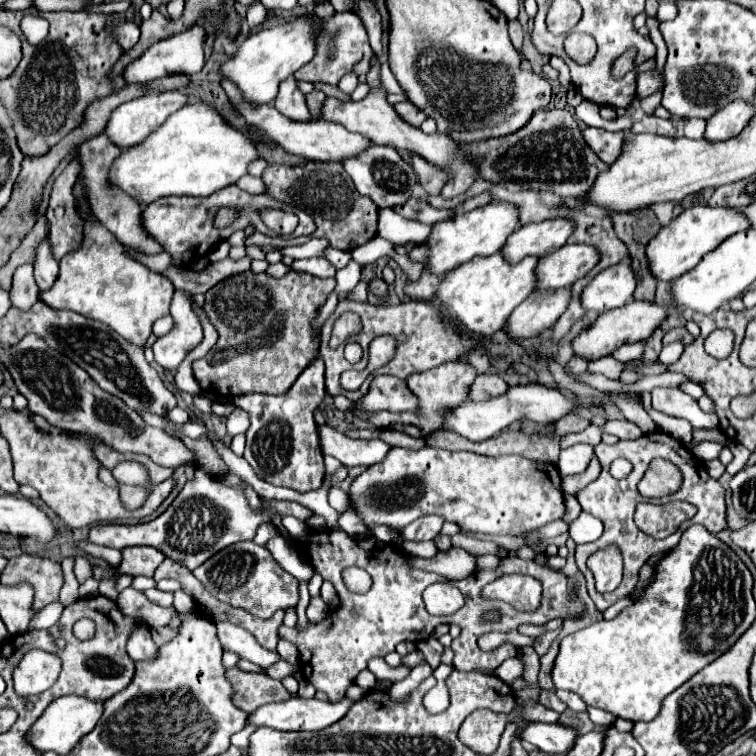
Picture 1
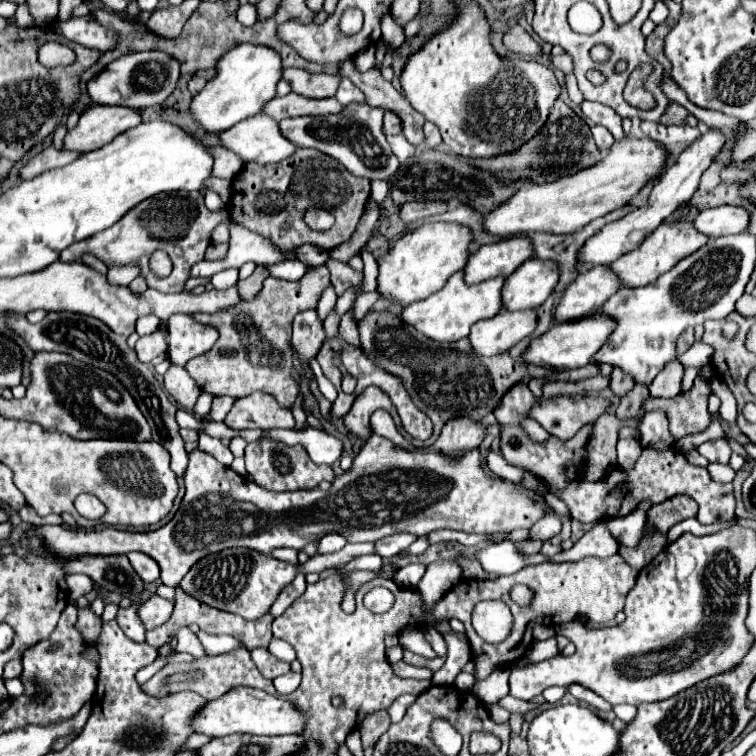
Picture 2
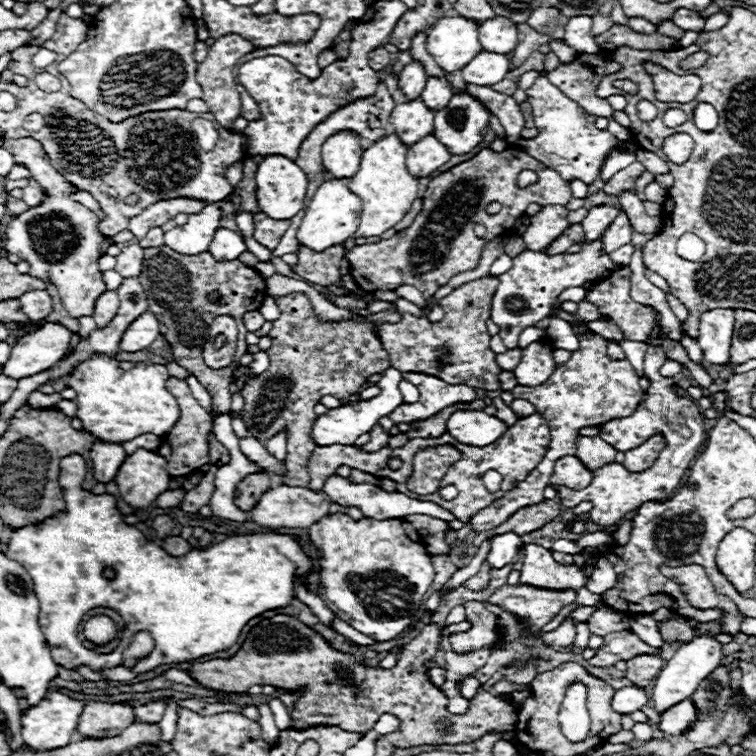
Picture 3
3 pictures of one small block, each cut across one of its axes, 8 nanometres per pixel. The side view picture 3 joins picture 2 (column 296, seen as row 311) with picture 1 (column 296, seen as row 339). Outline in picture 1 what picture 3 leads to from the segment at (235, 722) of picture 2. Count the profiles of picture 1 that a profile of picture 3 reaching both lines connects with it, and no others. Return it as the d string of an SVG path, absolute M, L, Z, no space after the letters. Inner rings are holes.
M290 698L286 702L272 702L256 708L248 714L248 724L254 726L268 726L274 730L322 730L330 724L338 722L352 700L344 698L342 702L322 702L316 698Z

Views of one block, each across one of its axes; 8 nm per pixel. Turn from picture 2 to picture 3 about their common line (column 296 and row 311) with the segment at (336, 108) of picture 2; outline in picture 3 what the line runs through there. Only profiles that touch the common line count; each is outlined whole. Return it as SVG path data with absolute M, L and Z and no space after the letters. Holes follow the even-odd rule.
M114 290L104 292L104 294L96 300L96 306L94 306L94 320L96 320L96 326L98 326L98 328L104 328L104 326L116 316L118 306L120 306L118 294L116 294Z

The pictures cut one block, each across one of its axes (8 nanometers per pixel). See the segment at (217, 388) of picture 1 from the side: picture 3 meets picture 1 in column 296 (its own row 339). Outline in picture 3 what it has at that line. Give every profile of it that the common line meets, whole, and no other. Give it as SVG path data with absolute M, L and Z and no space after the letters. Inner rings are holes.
M298 292L276 298L276 306L280 308L280 318L272 322L274 326L270 330L270 368L258 380L248 380L248 386L242 390L242 420L248 432L262 440L286 430L288 454L284 462L288 464L288 478L280 478L280 484L306 488L310 482L306 466L316 448L312 440L312 426L316 420L312 418L312 408L326 394L348 398L360 392L366 378L386 370L390 360L380 340L372 334L370 324L320 322L310 300Z

